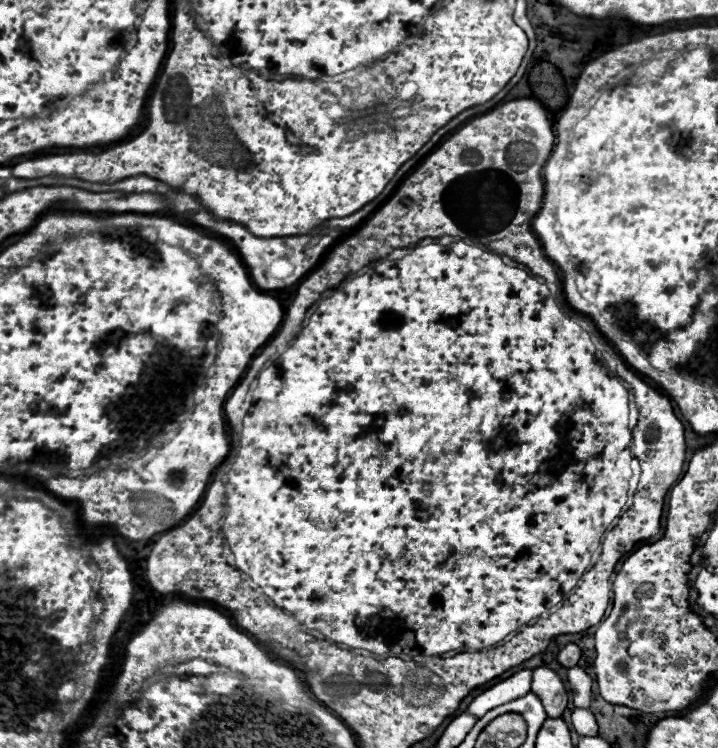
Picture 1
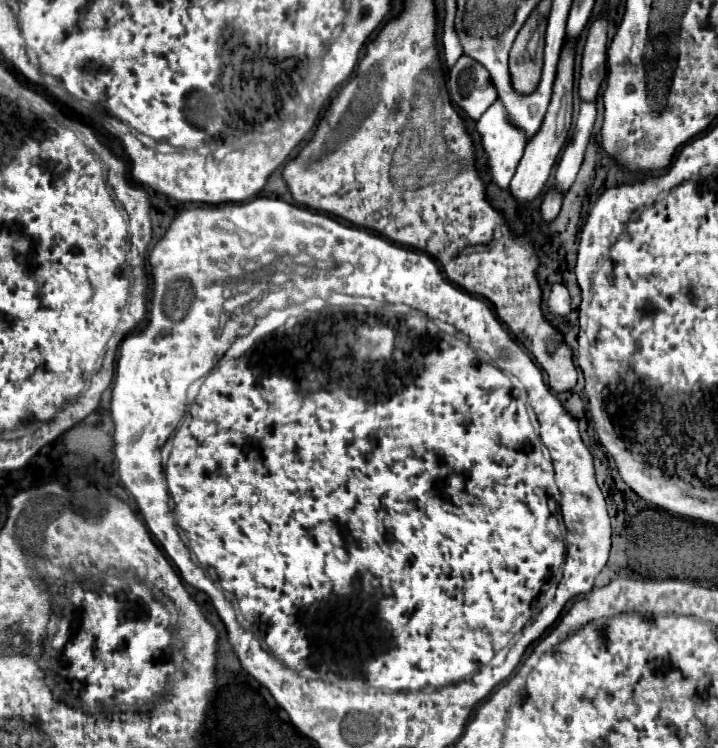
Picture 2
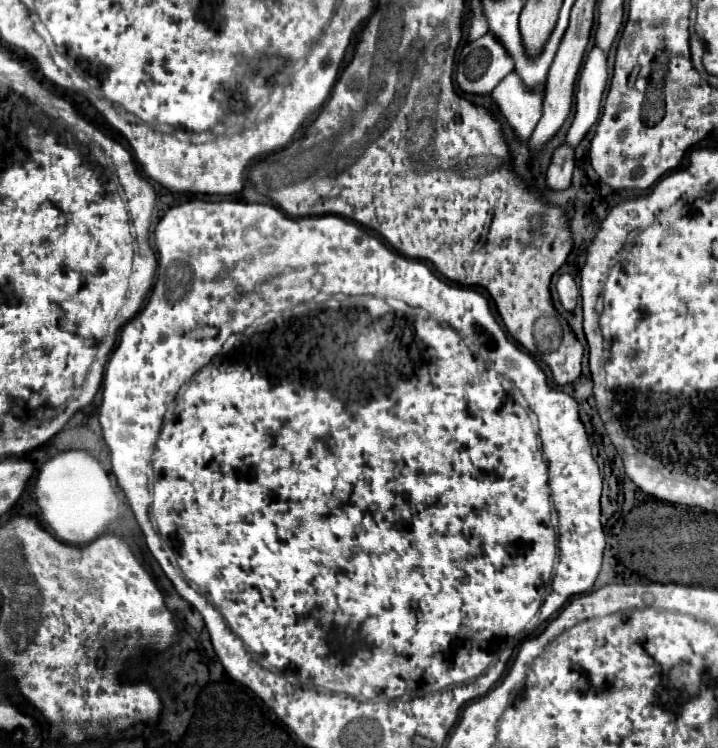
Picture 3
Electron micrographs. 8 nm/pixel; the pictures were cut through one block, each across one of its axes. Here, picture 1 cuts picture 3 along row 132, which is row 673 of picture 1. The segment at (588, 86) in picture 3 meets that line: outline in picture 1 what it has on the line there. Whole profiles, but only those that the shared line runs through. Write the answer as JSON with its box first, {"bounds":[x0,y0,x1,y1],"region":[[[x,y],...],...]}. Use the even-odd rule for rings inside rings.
{"bounds":[568,668,592,708],"region":[[[570,668],[568,670],[568,688],[572,690],[572,700],[576,708],[588,708],[592,698],[592,678],[586,674],[584,668]]]}

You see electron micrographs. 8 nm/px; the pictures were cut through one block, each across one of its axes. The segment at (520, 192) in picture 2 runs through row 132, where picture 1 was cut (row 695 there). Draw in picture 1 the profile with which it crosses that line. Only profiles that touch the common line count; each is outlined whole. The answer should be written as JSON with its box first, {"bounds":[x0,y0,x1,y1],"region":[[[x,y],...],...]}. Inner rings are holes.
{"bounds":[532,666,568,718],"region":[[[546,666],[534,668],[532,670],[532,692],[542,700],[548,718],[560,718],[562,712],[566,710],[568,692],[566,692],[564,682],[554,670]]]}

